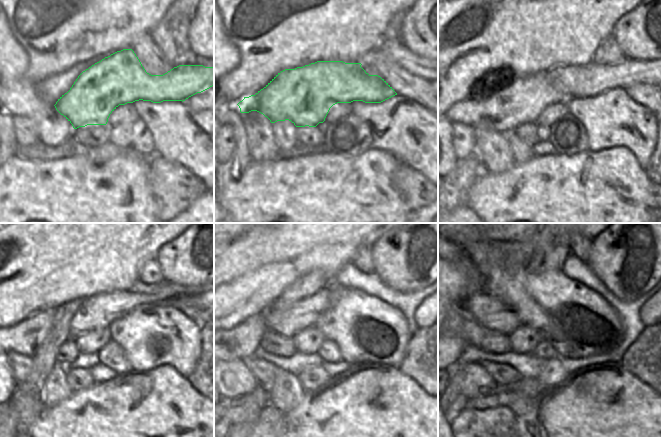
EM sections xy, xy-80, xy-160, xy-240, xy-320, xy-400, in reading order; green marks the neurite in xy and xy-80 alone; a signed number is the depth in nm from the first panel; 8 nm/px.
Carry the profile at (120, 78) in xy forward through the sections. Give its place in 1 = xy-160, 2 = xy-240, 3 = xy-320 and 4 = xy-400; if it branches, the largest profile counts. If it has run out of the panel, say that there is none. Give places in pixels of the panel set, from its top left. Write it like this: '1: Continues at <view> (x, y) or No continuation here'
1: Continues at xy-160 (513, 101)
2: Continues at xy-240 (26, 337)
3: Continues at xy-320 (243, 340)
4: Continues at xy-400 (458, 345)

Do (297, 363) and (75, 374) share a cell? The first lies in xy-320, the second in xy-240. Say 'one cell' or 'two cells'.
two cells

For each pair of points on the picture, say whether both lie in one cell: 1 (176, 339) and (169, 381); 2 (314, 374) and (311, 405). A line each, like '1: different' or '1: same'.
1: different
2: different

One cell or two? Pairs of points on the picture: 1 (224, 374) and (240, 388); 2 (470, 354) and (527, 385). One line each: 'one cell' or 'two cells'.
1: one cell
2: two cells

